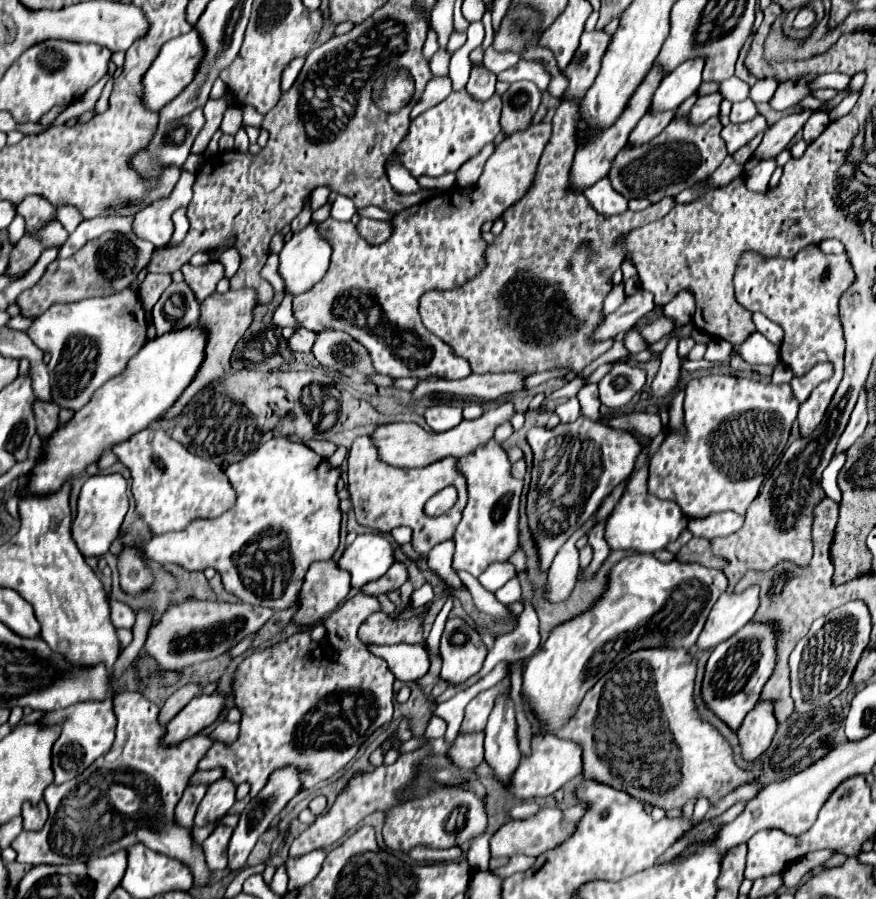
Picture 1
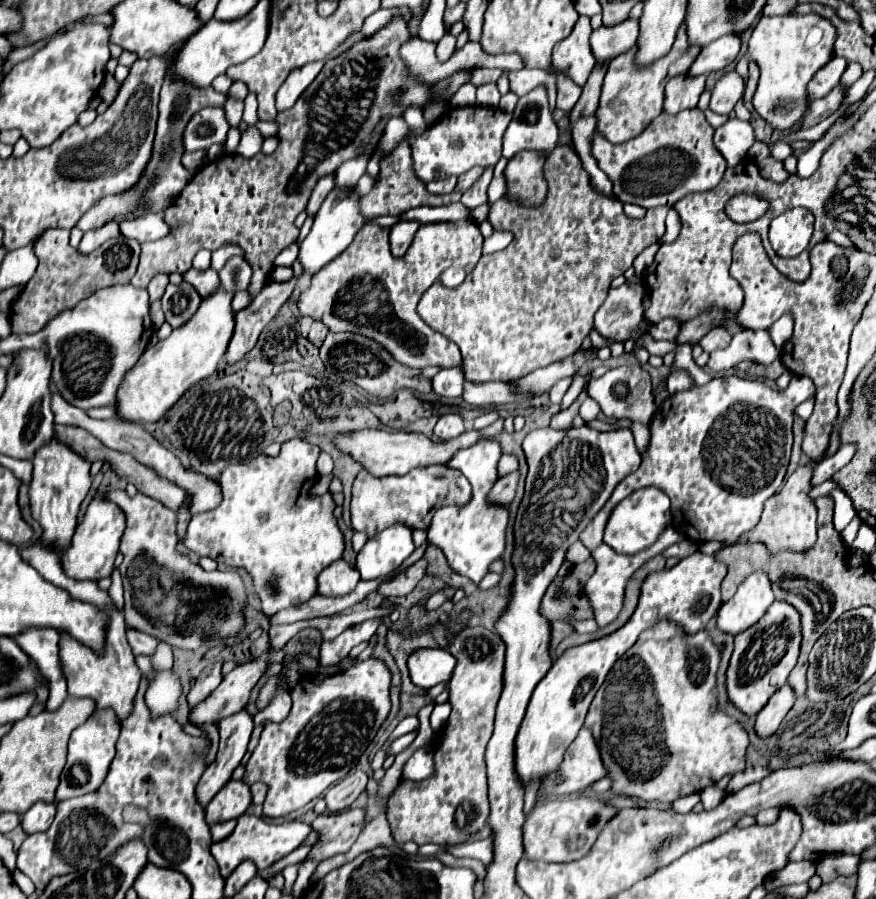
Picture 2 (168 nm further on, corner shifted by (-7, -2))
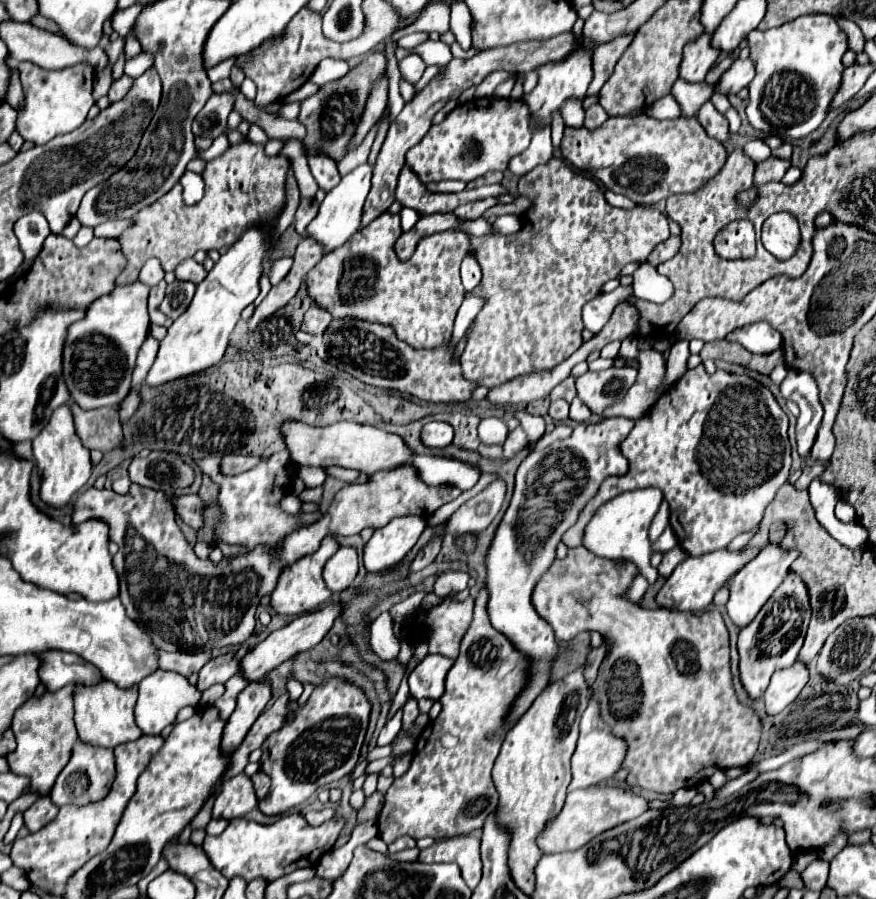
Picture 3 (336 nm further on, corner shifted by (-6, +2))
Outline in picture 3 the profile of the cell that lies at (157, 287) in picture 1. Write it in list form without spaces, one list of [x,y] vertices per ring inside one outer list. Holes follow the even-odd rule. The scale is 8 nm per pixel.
[[[158,259],[146,261],[146,265],[142,267],[138,279],[140,279],[144,285],[148,285],[148,287],[154,287],[158,281],[162,281],[162,279],[164,279],[164,271],[162,271],[162,267],[160,267],[160,261],[158,261]]]

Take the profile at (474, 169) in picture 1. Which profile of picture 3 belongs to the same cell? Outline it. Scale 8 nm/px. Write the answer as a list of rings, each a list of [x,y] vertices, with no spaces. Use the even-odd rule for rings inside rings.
[[[488,197],[488,199],[482,199],[482,201],[474,201],[474,203],[466,203],[466,205],[460,205],[454,215],[458,219],[464,219],[464,221],[472,221],[472,219],[480,219],[484,215],[486,209],[498,205],[500,201],[496,201],[494,197]]]

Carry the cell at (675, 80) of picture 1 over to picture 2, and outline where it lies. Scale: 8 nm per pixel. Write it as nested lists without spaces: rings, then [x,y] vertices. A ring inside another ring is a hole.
[[[721,37],[719,41],[713,41],[711,45],[701,49],[699,57],[693,61],[687,75],[699,77],[703,73],[713,73],[717,69],[727,67],[737,57],[739,47],[741,47],[739,37]]]

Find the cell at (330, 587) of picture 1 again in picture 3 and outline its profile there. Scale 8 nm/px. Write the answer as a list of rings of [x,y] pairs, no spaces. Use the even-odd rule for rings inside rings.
[[[340,547],[324,567],[324,581],[332,593],[342,593],[358,575],[358,553],[354,547]]]

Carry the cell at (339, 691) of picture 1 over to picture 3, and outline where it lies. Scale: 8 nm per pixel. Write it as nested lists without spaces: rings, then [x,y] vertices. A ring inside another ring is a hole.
[[[328,679],[324,685],[320,685],[312,691],[312,695],[304,707],[290,701],[288,711],[292,711],[292,709],[296,711],[296,719],[292,723],[286,721],[284,727],[280,731],[272,733],[262,745],[260,767],[264,773],[268,773],[272,777],[270,793],[258,803],[258,809],[264,815],[282,815],[290,807],[296,807],[298,803],[306,801],[316,789],[352,773],[352,769],[356,767],[358,755],[360,755],[364,735],[366,735],[370,703],[366,701],[366,695],[358,687],[352,687],[342,679]]]

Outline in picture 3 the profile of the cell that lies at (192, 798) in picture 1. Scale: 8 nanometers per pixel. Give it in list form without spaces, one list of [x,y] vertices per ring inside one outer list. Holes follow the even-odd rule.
[[[268,679],[252,681],[238,695],[238,705],[236,705],[234,713],[230,715],[230,719],[226,723],[226,729],[224,729],[222,749],[234,751],[234,749],[240,747],[246,733],[250,731],[254,721],[260,717],[260,713],[264,711],[266,703],[270,699],[272,699],[272,685],[268,683]]]

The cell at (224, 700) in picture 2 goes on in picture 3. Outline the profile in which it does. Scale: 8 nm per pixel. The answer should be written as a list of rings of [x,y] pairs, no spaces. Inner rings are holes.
[[[334,603],[334,605],[326,605],[324,609],[318,609],[318,611],[312,611],[312,613],[304,613],[300,617],[296,617],[290,625],[274,631],[272,635],[268,635],[266,641],[262,641],[256,649],[252,649],[240,663],[240,671],[242,675],[248,679],[248,681],[262,681],[266,677],[266,673],[274,667],[278,667],[280,663],[284,663],[286,659],[294,657],[296,653],[302,653],[302,651],[308,651],[312,647],[316,647],[324,637],[326,633],[332,629],[334,621],[342,615],[344,611],[344,605],[342,603]]]

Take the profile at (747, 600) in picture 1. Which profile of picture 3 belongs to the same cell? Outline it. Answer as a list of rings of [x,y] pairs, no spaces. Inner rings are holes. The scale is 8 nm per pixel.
[[[770,543],[768,547],[764,547],[756,559],[752,559],[734,579],[730,585],[730,601],[726,605],[730,619],[738,625],[738,627],[746,627],[756,613],[762,609],[762,605],[770,599],[770,595],[778,589],[778,585],[784,581],[784,577],[790,571],[790,565],[794,563],[794,559],[798,557],[796,549],[782,549],[780,543]]]

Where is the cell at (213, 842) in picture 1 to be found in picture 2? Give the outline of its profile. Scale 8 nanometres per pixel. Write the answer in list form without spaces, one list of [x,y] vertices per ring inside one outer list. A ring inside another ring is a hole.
[[[245,813],[243,817],[237,819],[237,827],[229,837],[225,837],[223,841],[217,841],[217,843],[211,845],[211,855],[217,859],[217,865],[219,865],[223,877],[229,877],[229,873],[243,859],[253,859],[259,865],[265,863],[265,869],[267,869],[269,865],[273,865],[275,861],[283,859],[293,849],[297,849],[301,845],[301,841],[309,835],[309,831],[311,831],[311,827],[301,823],[301,821],[285,821],[281,825],[271,825],[262,817]]]

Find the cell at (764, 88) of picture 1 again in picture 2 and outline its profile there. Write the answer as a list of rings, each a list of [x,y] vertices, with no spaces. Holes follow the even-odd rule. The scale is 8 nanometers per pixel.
[[[817,13],[807,15],[783,15],[783,17],[761,17],[749,39],[749,55],[761,69],[759,85],[753,97],[755,111],[775,125],[777,129],[793,127],[807,111],[805,85],[811,81],[815,71],[833,59],[835,27]]]

